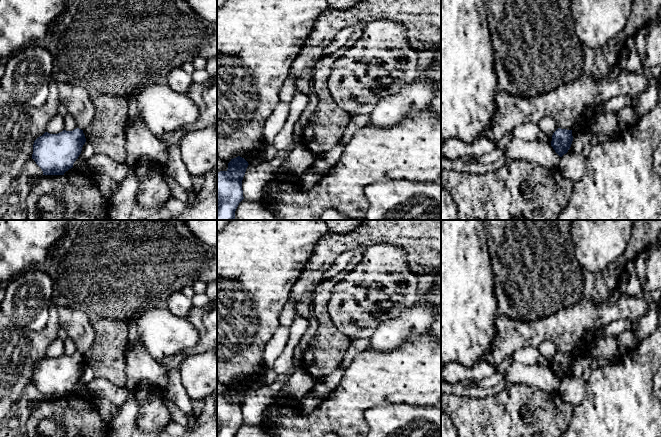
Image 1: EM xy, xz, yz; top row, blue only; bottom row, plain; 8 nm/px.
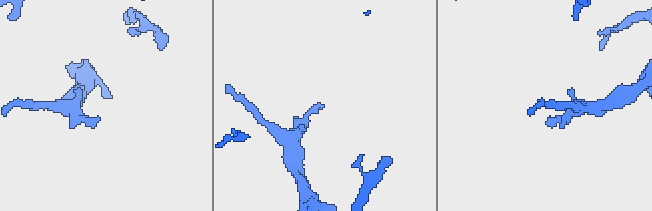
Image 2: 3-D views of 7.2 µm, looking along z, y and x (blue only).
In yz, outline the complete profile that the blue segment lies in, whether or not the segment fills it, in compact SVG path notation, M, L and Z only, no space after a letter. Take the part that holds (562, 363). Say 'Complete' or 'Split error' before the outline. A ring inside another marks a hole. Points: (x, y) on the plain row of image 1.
Complete. M558 352L552 359L551 370L562 381L570 373L572 365L572 354Z

